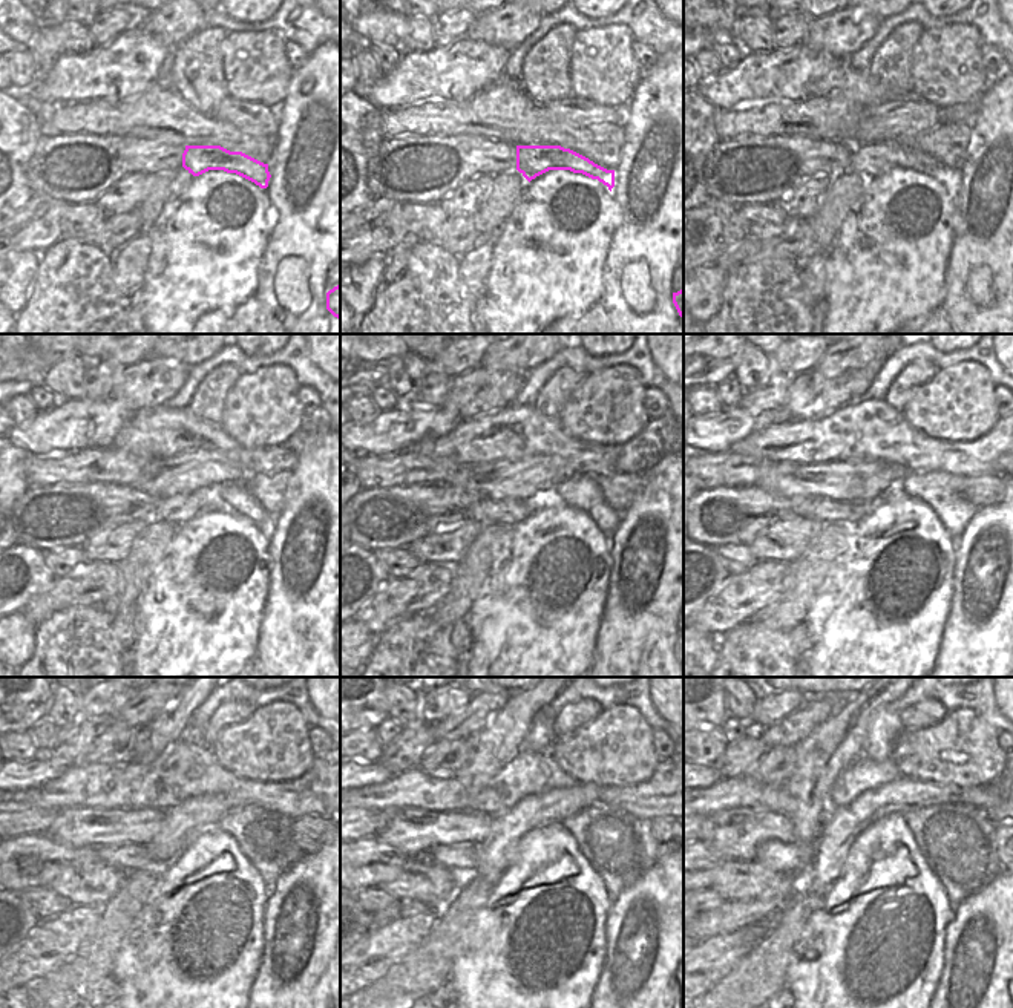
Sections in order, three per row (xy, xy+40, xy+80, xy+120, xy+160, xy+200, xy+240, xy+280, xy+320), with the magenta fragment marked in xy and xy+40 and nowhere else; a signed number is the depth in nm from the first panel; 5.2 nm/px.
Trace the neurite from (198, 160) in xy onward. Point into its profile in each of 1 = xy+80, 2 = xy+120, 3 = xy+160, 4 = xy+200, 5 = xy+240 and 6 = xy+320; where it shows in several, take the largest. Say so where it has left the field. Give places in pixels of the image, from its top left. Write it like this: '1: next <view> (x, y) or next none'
1: next xy+80 (872, 160)
2: next xy+120 (178, 509)
3: next xy+160 (486, 512)
4: next xy+200 (822, 510)
5: next xy+240 (126, 858)
6: next xy+320 (782, 858)

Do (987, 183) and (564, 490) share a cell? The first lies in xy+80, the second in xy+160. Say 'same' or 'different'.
different

